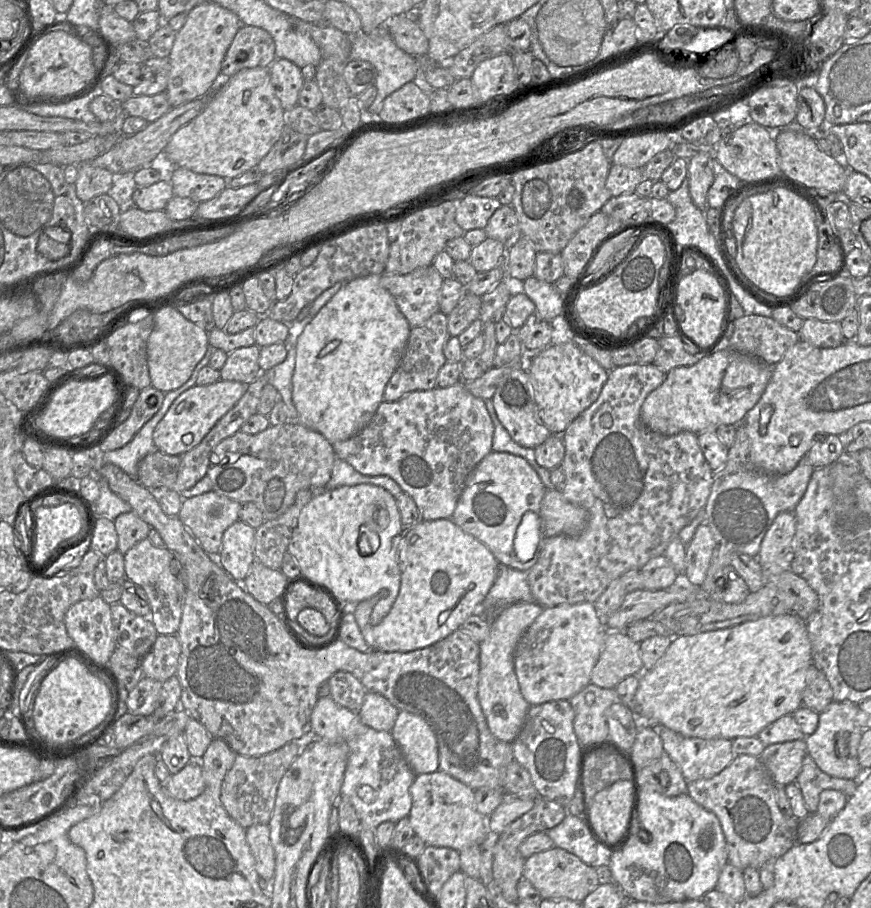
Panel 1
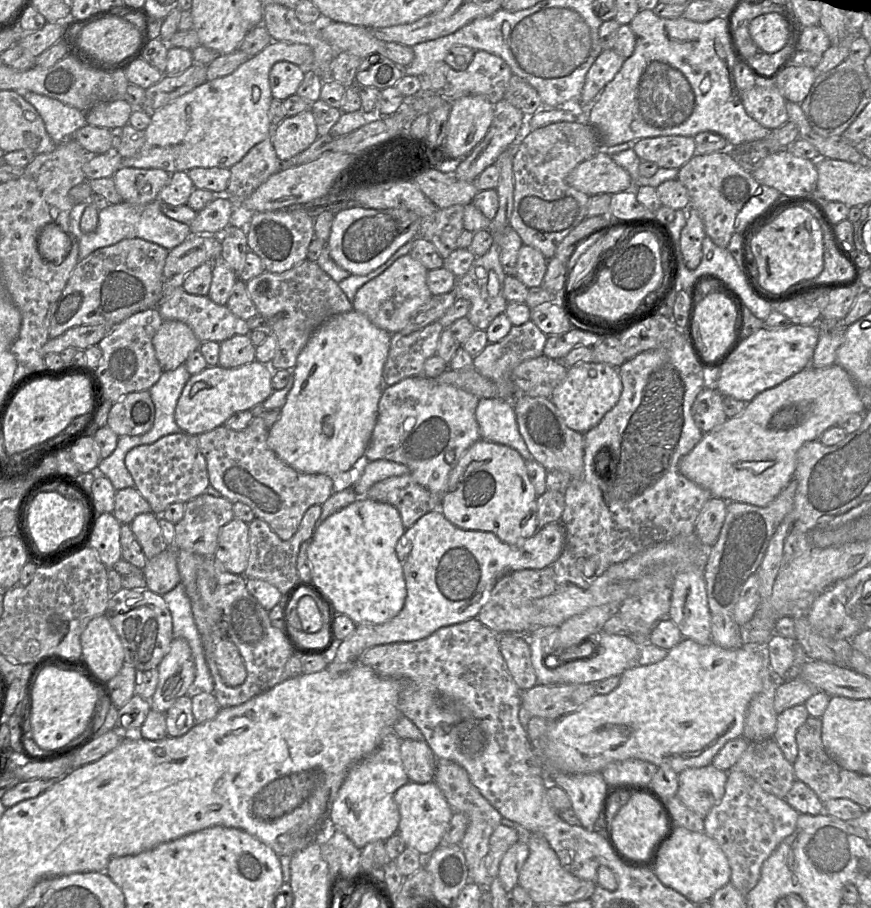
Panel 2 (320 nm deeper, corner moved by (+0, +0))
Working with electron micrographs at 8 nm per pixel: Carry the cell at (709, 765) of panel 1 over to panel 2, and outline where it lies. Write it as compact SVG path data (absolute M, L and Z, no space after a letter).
M710 764L687 768L678 773L677 796L690 810L703 819L724 796L727 771Z

